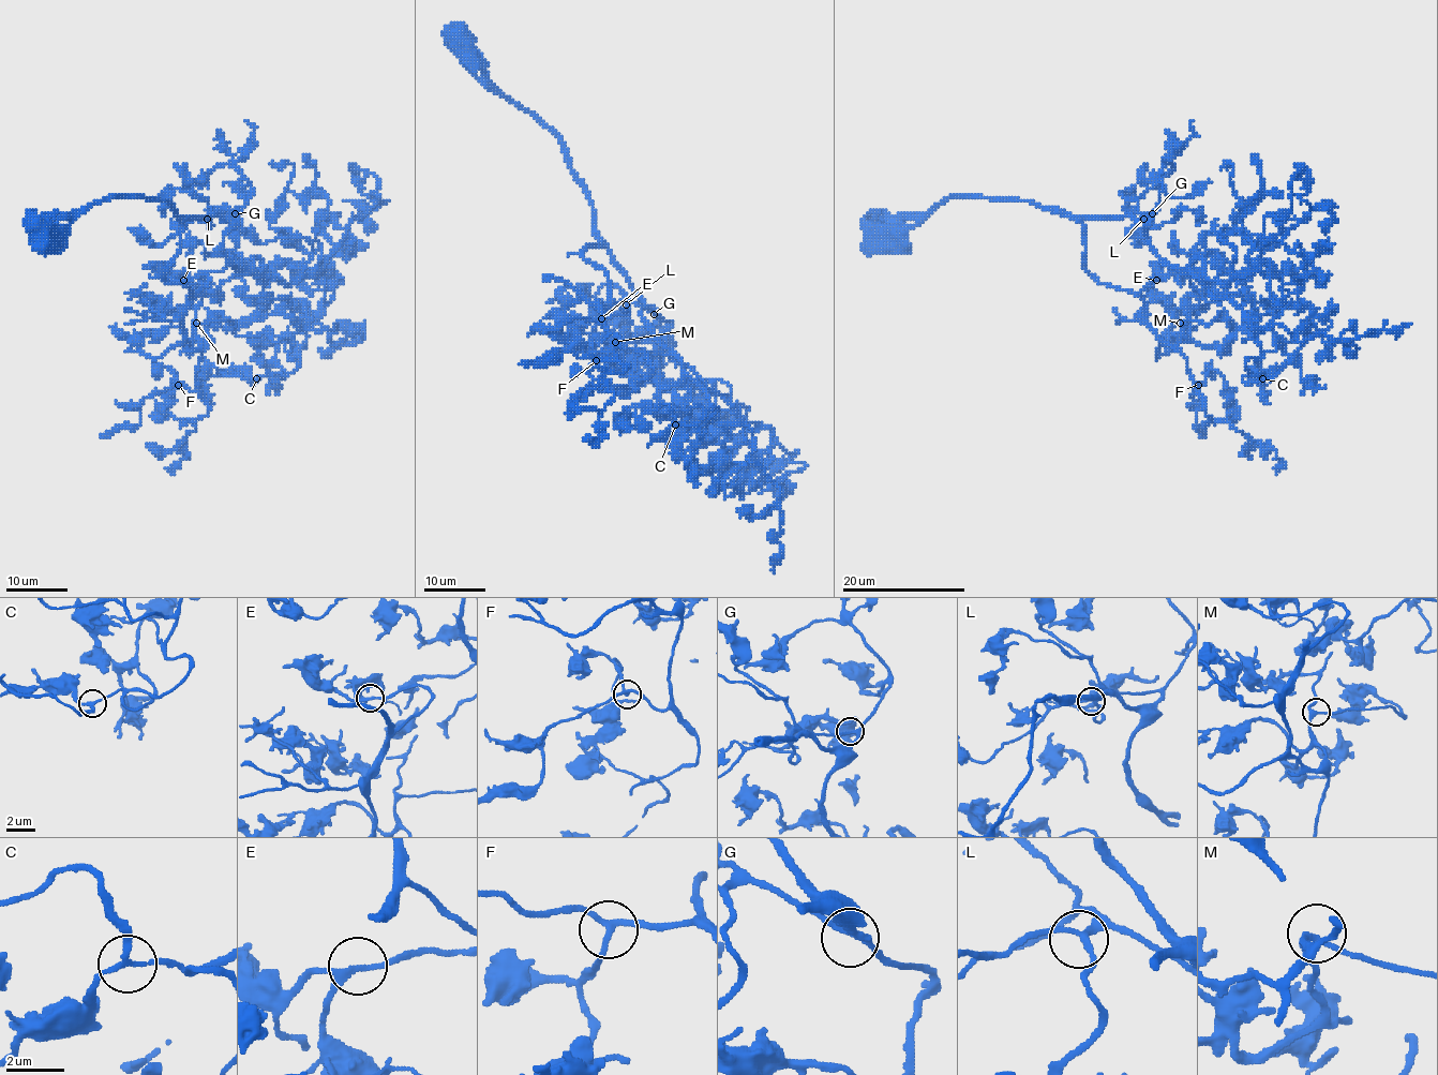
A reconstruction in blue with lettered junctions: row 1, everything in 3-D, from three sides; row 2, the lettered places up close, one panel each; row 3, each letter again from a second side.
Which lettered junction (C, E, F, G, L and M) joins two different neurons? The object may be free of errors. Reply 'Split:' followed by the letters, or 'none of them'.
Split: none of them

